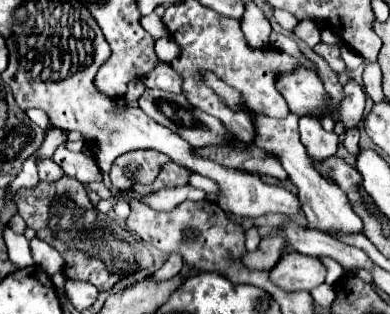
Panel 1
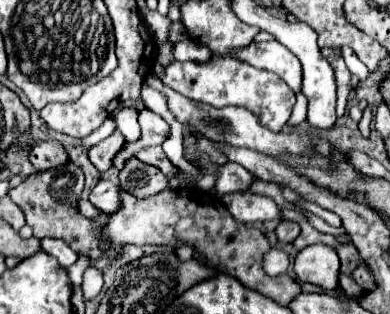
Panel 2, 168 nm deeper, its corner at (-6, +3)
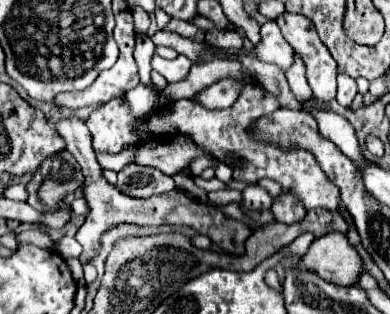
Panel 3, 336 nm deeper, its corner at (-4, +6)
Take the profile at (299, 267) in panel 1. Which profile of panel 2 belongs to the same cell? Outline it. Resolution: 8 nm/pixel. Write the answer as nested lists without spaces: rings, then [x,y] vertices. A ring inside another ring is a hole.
[[[314,244],[298,252],[294,260],[294,274],[300,282],[320,286],[326,292],[334,292],[338,286],[340,260],[338,254],[326,244]]]

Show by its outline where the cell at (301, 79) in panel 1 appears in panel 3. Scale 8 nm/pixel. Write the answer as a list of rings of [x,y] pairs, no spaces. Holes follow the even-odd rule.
[[[266,21],[262,25],[262,41],[253,47],[251,52],[240,49],[223,50],[226,57],[242,57],[242,55],[250,55],[251,57],[258,57],[260,61],[266,63],[274,63],[278,65],[282,71],[286,71],[292,61],[294,61],[294,49],[290,49],[290,43],[282,37],[278,23],[276,21]]]

